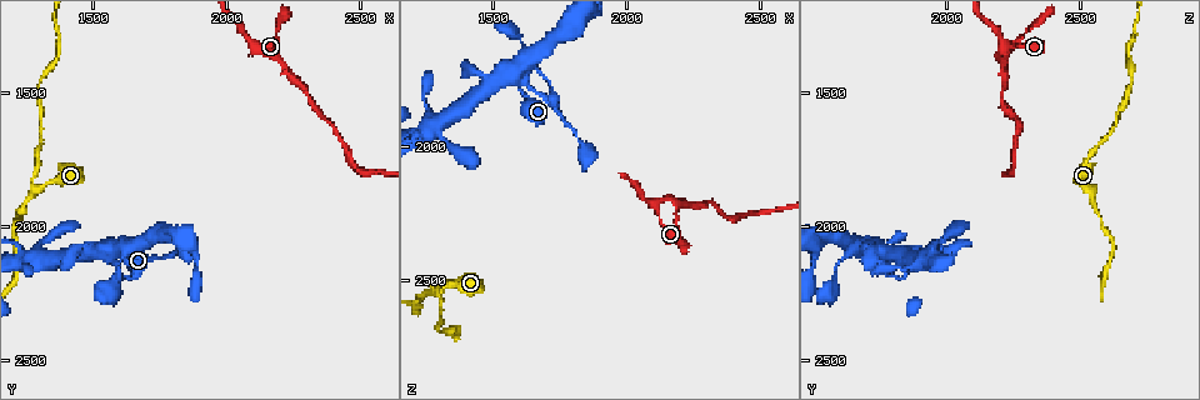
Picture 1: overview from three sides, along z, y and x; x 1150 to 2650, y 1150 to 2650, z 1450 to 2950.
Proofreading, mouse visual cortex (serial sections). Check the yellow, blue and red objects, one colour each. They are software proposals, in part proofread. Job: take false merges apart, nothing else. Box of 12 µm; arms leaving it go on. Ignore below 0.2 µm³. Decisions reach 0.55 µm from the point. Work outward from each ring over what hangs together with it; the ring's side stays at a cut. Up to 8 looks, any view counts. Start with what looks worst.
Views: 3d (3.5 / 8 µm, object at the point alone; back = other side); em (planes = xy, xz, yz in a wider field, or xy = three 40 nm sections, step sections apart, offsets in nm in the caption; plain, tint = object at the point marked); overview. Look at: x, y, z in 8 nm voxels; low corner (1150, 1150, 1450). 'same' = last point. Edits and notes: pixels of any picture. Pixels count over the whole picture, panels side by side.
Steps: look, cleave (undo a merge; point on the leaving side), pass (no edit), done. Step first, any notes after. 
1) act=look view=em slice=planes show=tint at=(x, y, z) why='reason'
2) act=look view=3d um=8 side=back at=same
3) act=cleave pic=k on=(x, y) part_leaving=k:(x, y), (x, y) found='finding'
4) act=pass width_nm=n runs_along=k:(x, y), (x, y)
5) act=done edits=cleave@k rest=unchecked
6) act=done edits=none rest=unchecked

act=look view=3d um=3.5 at=(1280, 1850, 2540) why='arms part here'

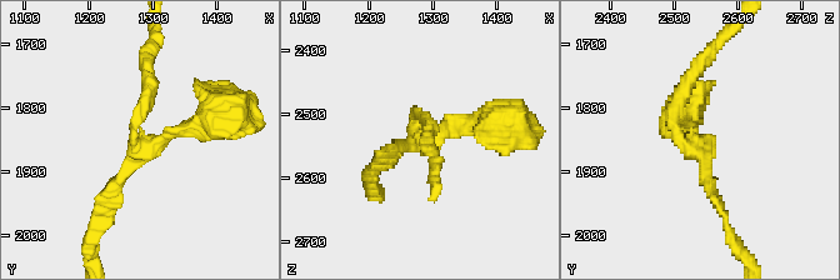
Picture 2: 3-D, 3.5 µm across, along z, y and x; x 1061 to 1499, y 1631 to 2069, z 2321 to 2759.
act=look view=em slice=planes show=tint at=(1285, 1860, 2535) why='now the EM'

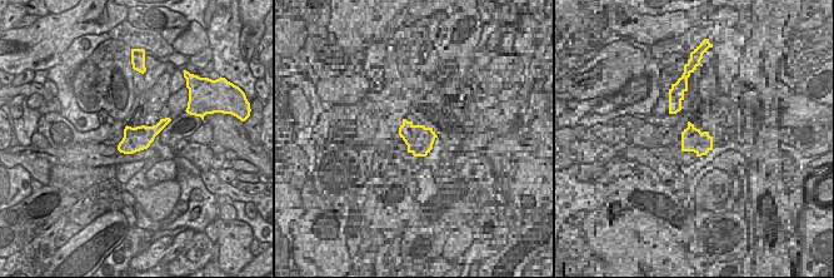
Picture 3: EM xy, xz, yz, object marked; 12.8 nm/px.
act=pass width_nm=320 runs_along=2:(215, 116), (135, 146), (150, 85) found='one cell here'

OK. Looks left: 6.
act=look view=3d um=3.5 at=(1550, 2110, 1730) why='calibre changes'

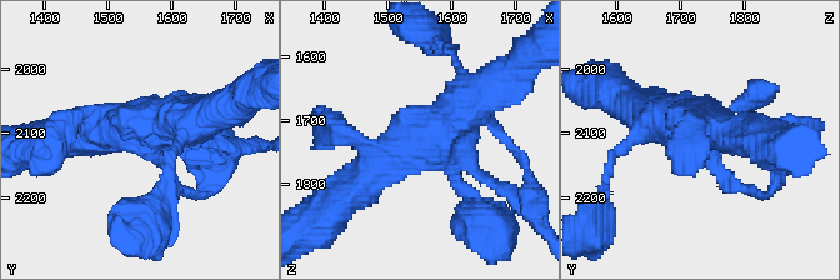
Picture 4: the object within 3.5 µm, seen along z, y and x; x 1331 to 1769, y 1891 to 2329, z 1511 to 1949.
act=look view=em slice=xy step=2 show=tint at=(1555, 2110, 1725) arms=4 arm_widths_nm=150,200,500,500 why='now the EM'

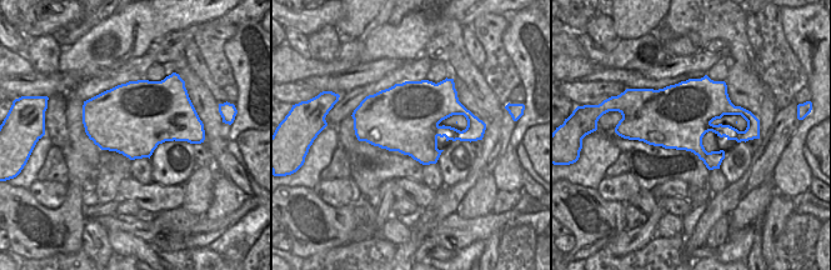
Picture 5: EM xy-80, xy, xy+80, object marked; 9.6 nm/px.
act=pass runs_along=4:(174, 188), (128, 126), (78, 138) found='continuous, no second cell'

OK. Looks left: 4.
act=look view=3d um=3.5 at=(2120, 1340, 2200) why='abrupt turn'

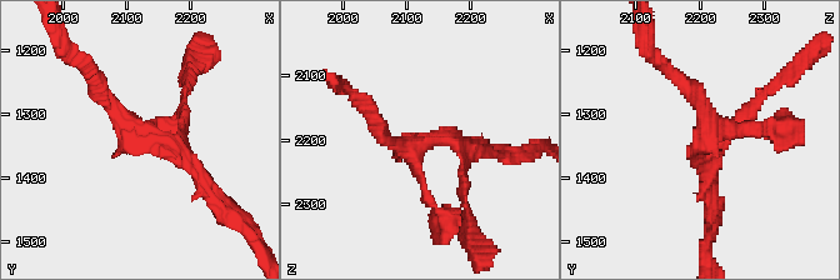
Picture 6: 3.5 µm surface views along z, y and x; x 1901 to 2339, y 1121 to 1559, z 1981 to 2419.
act=look view=em slice=xy step=3 show=tint at=(2115, 1335, 2205) why='shape alone is not enough'

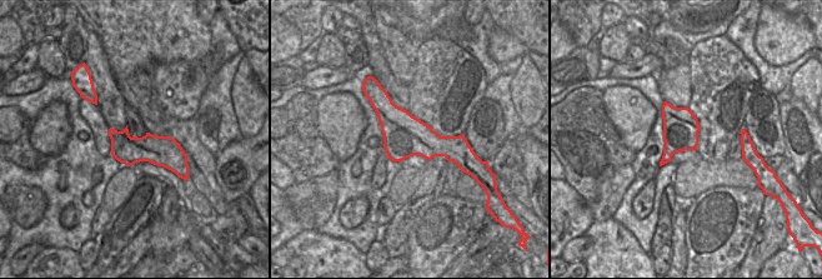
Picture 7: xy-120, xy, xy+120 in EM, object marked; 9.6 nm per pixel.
act=pass runs_along=6:(775, 128), (710, 131), (710, 181) found='one cell here'

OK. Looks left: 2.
act=done edits=none rest=unchecked

